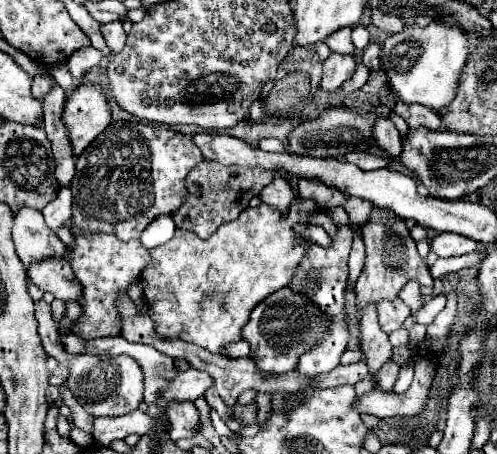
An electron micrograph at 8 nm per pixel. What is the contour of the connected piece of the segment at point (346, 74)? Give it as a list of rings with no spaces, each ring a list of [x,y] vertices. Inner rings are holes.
[[[331,53],[323,61],[323,79],[321,79],[321,89],[323,91],[335,91],[339,89],[355,71],[357,63],[353,55],[341,55],[341,53]]]

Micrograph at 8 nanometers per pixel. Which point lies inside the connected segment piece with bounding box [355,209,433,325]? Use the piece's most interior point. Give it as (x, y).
(392, 259)

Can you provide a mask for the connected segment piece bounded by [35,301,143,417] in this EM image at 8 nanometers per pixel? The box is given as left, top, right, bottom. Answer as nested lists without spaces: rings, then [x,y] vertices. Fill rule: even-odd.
[[[45,301],[35,303],[35,317],[39,321],[39,337],[43,341],[43,349],[49,357],[57,359],[61,365],[69,367],[71,377],[67,381],[67,387],[75,395],[75,399],[85,407],[87,413],[93,417],[117,417],[117,415],[127,415],[135,411],[141,401],[143,401],[143,371],[139,363],[129,357],[129,355],[69,355],[63,351],[59,343],[59,331],[55,329],[55,321],[51,315],[51,307]]]

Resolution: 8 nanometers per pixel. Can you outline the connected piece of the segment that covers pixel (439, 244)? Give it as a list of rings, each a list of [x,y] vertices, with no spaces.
[[[439,233],[435,239],[431,239],[431,249],[439,257],[455,257],[475,251],[479,245],[473,243],[473,239],[465,239],[457,233]]]

